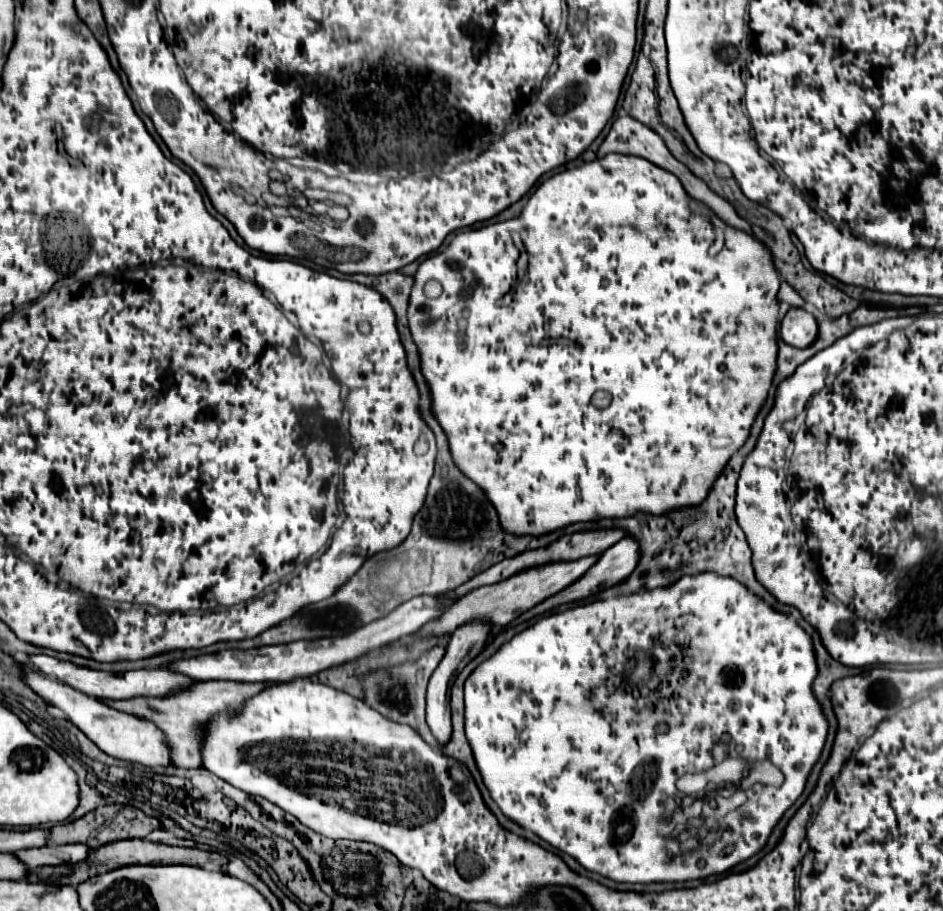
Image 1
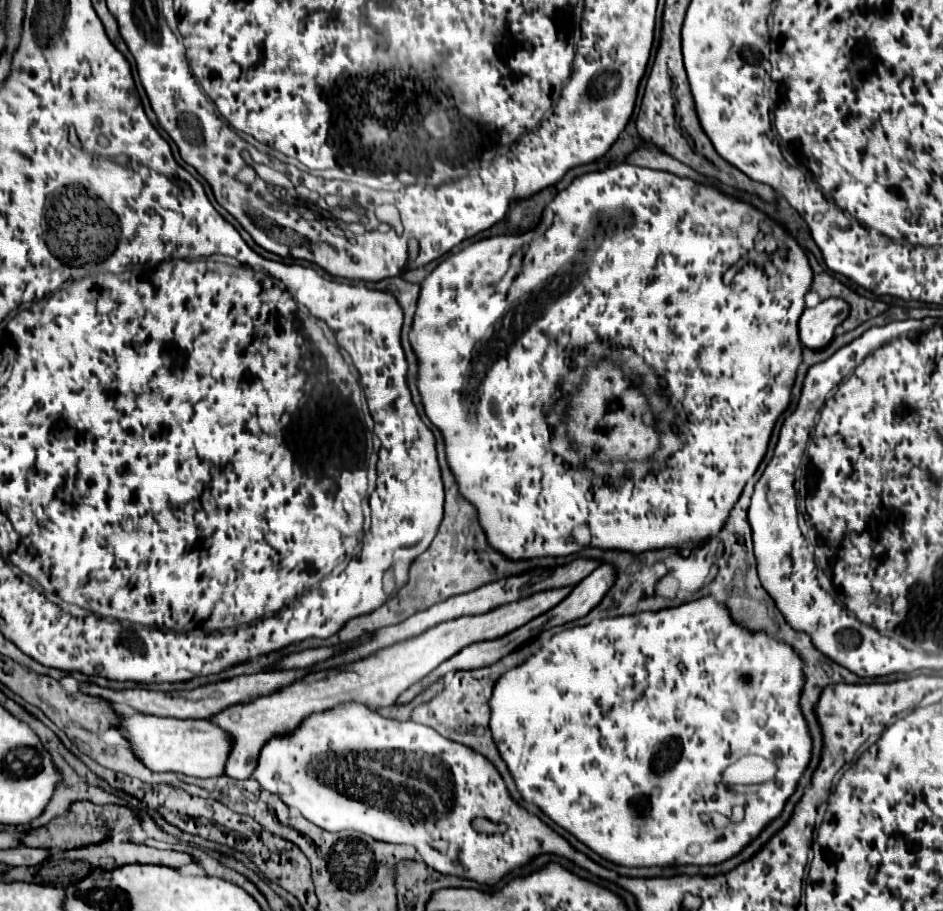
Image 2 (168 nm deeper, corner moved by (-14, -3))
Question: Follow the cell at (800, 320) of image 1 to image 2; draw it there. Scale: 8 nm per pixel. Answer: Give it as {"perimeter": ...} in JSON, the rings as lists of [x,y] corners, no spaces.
{"perimeter":[[[828,298],[814,308],[806,308],[800,316],[802,344],[814,350],[828,346],[844,318],[848,318],[848,304],[842,298]]]}

